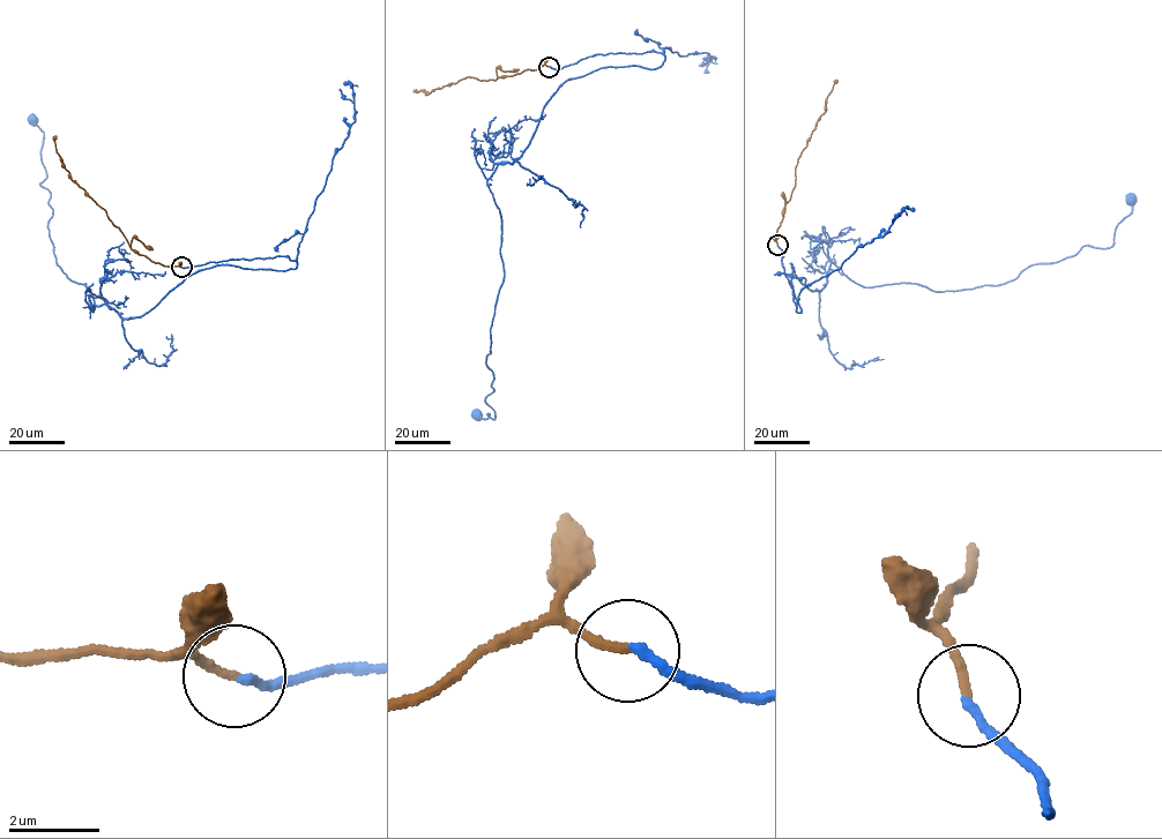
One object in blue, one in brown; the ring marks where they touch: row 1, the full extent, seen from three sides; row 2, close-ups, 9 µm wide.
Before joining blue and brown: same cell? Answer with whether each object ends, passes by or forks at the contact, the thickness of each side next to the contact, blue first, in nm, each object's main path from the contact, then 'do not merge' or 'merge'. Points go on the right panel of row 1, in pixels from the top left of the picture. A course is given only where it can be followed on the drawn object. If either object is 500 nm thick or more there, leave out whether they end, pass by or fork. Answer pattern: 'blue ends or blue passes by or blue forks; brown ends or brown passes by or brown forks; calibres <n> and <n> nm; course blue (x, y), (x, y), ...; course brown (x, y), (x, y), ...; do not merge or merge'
blue ends; brown ends; calibres 190 and 190 nm; course blue (777, 245), (802, 312), (790, 262), (813, 291), (839, 268), (864, 287), (999, 285), (1109, 248), (1131, 201); course brown (777, 245), (777, 229), (795, 185), (797, 160), (838, 81); merge

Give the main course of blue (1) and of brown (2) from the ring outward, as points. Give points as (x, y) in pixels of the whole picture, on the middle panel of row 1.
1: (549, 67), (665, 58), (565, 81), (486, 182), (504, 276), (486, 362), (494, 417), (477, 417)
2: (549, 67), (543, 65), (494, 80), (469, 76), (427, 94), (417, 91)

